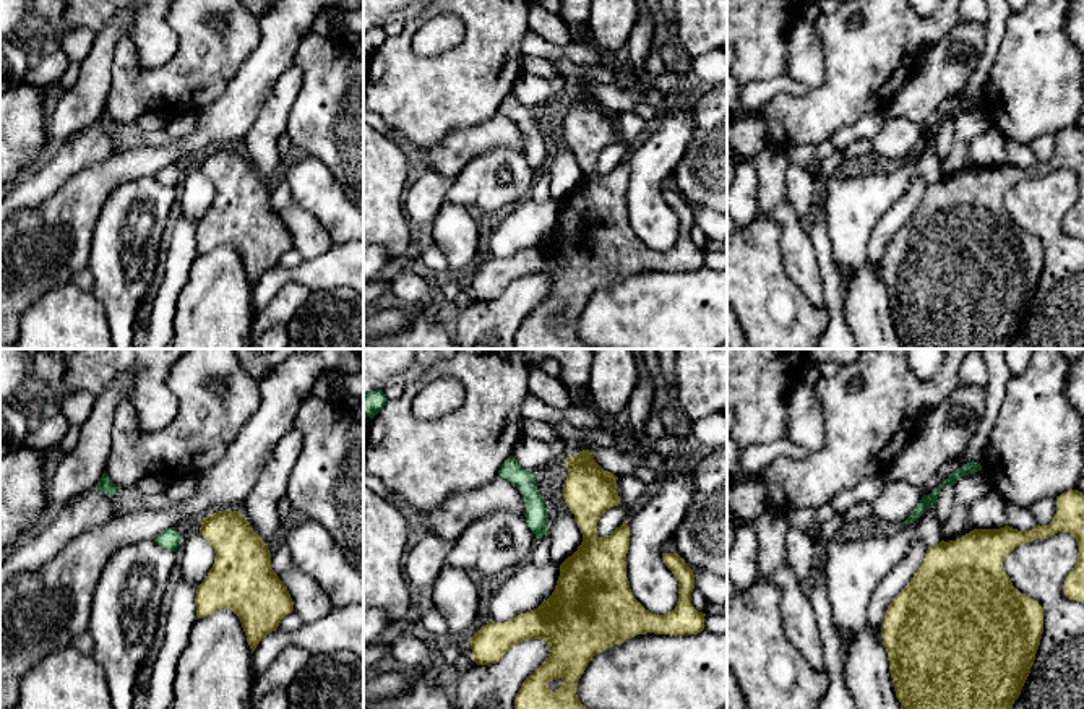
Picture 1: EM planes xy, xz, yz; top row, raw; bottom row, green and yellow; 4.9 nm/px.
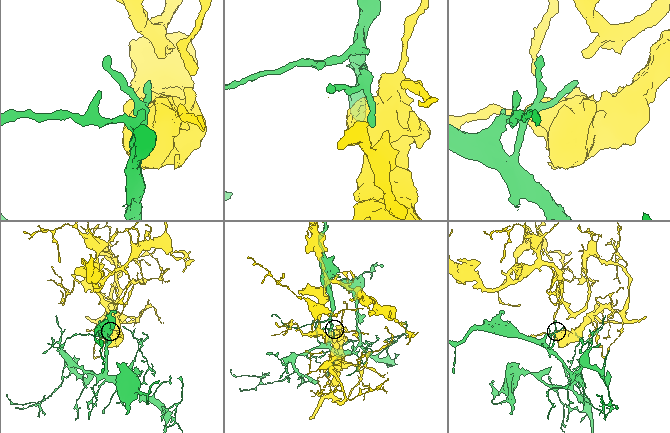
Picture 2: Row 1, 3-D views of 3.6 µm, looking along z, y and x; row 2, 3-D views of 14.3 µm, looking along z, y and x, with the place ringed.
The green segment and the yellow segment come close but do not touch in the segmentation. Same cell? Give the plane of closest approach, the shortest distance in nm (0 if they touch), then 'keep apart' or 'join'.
xy | 100 nm | join

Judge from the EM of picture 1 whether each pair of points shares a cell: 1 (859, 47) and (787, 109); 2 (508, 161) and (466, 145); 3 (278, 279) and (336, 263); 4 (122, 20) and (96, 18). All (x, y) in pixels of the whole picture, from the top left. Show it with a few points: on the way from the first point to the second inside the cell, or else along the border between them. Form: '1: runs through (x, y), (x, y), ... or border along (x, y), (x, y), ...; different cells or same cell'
1: runs through (852, 68), (808, 109); same cell
2: border along (524, 153), (489, 150), (474, 156), (455, 176); different cells
3: runs through (292, 276), (322, 273); same cell
4: border along (112, 17), (96, 34); different cells

